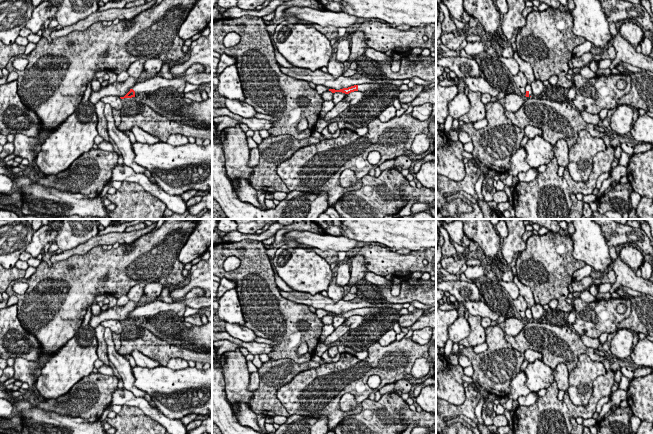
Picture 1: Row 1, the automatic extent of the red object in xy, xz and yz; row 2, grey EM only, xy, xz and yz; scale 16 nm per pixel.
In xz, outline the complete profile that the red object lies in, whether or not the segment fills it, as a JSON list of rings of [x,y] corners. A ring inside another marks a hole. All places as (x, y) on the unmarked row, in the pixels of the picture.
[[[371,306],[371,307],[354,309],[354,310],[348,311],[348,312],[340,313],[340,314],[329,313],[329,315],[331,315],[332,317],[342,316],[342,317],[345,317],[345,318],[349,318],[349,317],[354,316],[354,315],[360,315],[360,316],[364,316],[364,317],[367,317],[367,318],[371,318],[379,312],[380,312],[379,308],[377,308],[375,306]]]

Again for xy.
[[[212,296],[194,297],[190,299],[184,297],[181,300],[174,301],[171,304],[162,301],[155,301],[144,306],[137,307],[124,321],[120,322],[124,323],[138,321],[140,319],[154,316],[159,312],[165,311],[172,311],[181,318],[184,317],[185,309],[187,306],[194,309],[202,309],[204,307],[212,306]]]

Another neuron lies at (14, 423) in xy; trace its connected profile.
[[[20,413],[14,417],[2,418],[0,417],[0,430],[11,429],[21,433],[23,429],[23,418]]]

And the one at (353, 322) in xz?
[[[354,315],[349,318],[346,318],[344,324],[349,326],[350,329],[356,329],[357,327],[361,326],[364,321],[367,320],[367,317]]]

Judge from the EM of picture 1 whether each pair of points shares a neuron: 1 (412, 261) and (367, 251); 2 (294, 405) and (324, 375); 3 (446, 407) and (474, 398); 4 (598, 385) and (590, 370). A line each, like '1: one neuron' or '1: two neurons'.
1: one neuron
2: one neuron
3: one neuron
4: two neurons

